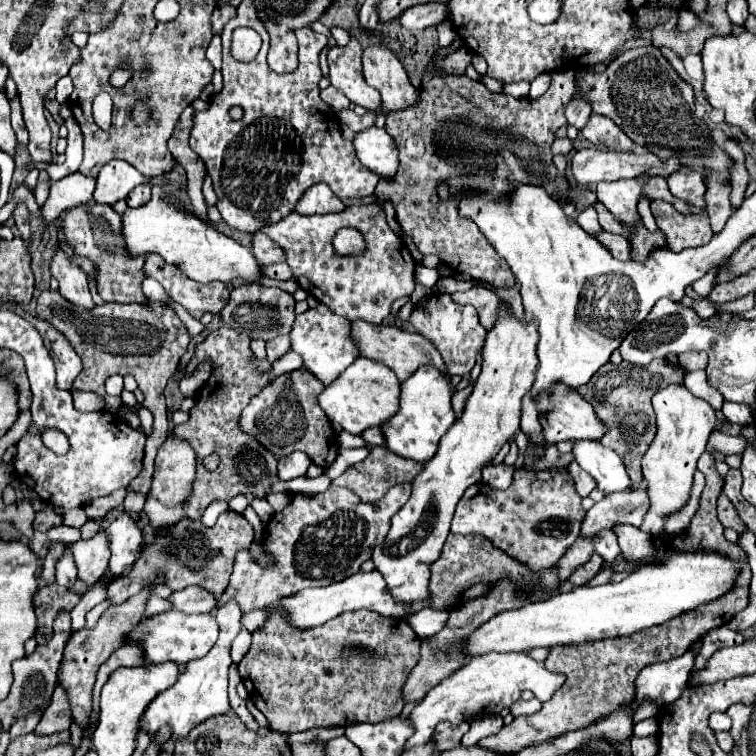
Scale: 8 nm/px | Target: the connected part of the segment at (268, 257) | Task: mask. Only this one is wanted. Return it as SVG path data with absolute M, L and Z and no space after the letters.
M255 232L251 238L251 252L255 254L257 262L267 266L275 262L283 262L283 250L263 232Z

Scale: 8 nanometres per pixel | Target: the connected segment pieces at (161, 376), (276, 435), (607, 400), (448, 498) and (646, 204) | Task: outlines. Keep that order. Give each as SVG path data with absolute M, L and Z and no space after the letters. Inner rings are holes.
M59 290L41 292L41 296L37 298L37 318L57 328L83 360L83 370L75 378L71 390L87 390L105 396L105 380L111 374L121 374L121 376L131 374L135 380L139 380L139 388L145 394L143 406L151 410L155 422L151 434L147 436L143 470L139 472L139 478L133 478L127 488L147 494L153 476L153 460L159 452L159 446L169 434L167 432L169 418L167 418L163 388L167 380L175 374L179 358L187 350L189 334L185 324L179 320L173 308L163 306L159 302L147 302L147 304L105 302L93 308L83 308L67 302L63 296L59 296Z
M305 368L277 376L267 386L267 392L273 396L273 404L269 404L269 408L265 410L265 388L263 388L263 392L253 396L251 404L243 410L243 418L241 418L243 432L251 432L257 440L261 440L261 444L267 450L275 452L275 456L279 456L279 458L283 458L295 450L301 450L317 466L321 466L321 468L331 466L337 458L339 444L337 444L337 434L333 432L329 418L323 414L323 410L317 404L317 396L323 388L325 386L319 384L319 380L315 380L315 376L311 376L311 372L307 372ZM251 410L263 410L263 416L259 416L259 418L249 416Z
M659 358L647 366L637 366L629 362L621 362L615 366L607 362L591 378L591 384L585 384L583 388L583 398L593 406L597 418L607 426L607 432L599 442L609 446L623 458L627 474L633 480L633 486L637 486L637 482L643 480L641 458L655 436L655 412L651 408L651 396L661 388L665 388L667 384L679 384L679 382L683 382L683 370Z
M499 298L499 310L497 310L497 322L495 326L487 332L487 340L483 346L483 370L473 386L471 396L467 398L463 416L451 426L451 432L443 438L439 444L437 454L423 466L423 472L415 476L413 480L413 494L411 500L393 516L391 520L391 530L383 544L373 548L371 560L375 568L383 574L387 588L391 590L397 600L403 600L405 604L427 598L427 578L429 578L429 564L439 556L441 546L449 534L449 524L455 512L455 506L459 498L463 496L465 488L471 484L481 482L481 470L493 462L497 452L505 442L509 442L511 436L519 432L519 416L521 416L521 400L523 396L531 390L535 372L537 372L537 356L535 356L535 346L537 346L537 324L535 320L525 322L517 320L513 306L505 300Z
M641 197L637 208L645 227L652 232L657 231L658 226L651 212L650 201L645 197Z

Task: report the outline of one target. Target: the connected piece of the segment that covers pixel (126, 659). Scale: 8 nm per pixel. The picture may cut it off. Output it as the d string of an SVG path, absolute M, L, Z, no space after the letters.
M127 644L127 646L121 646L119 650L115 650L111 654L111 658L107 662L101 664L99 672L97 672L97 682L95 682L95 702L93 702L93 714L91 714L91 724L97 722L99 718L99 692L103 688L103 684L107 682L109 674L115 670L115 668L121 668L121 666L141 666L143 664L143 658L139 656L139 648Z

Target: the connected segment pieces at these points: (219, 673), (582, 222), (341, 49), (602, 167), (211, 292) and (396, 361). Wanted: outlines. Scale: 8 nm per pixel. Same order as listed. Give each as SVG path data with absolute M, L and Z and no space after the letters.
M231 600L223 608L217 610L215 618L219 624L219 640L215 642L211 652L199 660L187 662L183 672L179 674L179 680L173 686L169 686L167 690L159 692L151 700L151 704L145 708L145 712L139 720L139 728L147 730L151 742L155 742L155 736L161 726L169 726L173 730L171 740L179 740L179 738L185 738L201 722L215 718L219 714L231 712L231 704L227 698L227 668L233 662L231 660L231 642L235 640L235 636L241 630L241 610L239 610L237 602Z
M593 205L586 208L577 218L577 223L590 235L596 235L603 230L598 222L597 213Z
M353 32L347 46L335 44L327 52L329 62L329 80L331 86L341 90L353 104L359 104L367 110L379 110L379 92L367 86L361 74L361 46Z
M581 148L571 156L571 172L579 184L597 184L599 180L619 180L619 178L635 178L637 174L645 172L651 176L667 176L671 172L681 172L681 164L677 160L659 160L657 156L649 154L633 154L633 152L603 152L597 148Z
M147 254L143 272L147 278L157 280L167 296L197 320L207 312L219 314L223 304L229 300L229 288L225 284L199 284L185 276L181 268L175 268L175 264L167 264L159 254Z
M355 320L351 322L351 338L355 340L359 354L363 354L369 360L375 362L383 362L385 366L389 366L399 380L405 380L407 376L411 376L411 372L415 372L415 368L419 368L419 364L435 364L439 370L445 372L443 366L443 358L437 352L437 348L421 334L411 334L405 330L399 330L397 326L375 326L363 320Z

